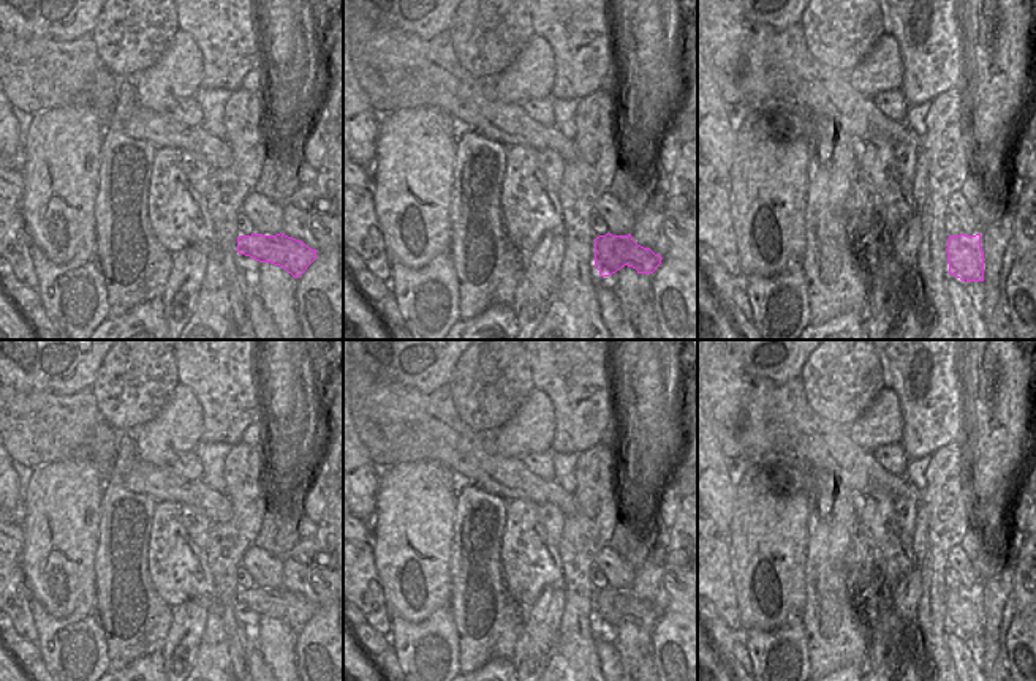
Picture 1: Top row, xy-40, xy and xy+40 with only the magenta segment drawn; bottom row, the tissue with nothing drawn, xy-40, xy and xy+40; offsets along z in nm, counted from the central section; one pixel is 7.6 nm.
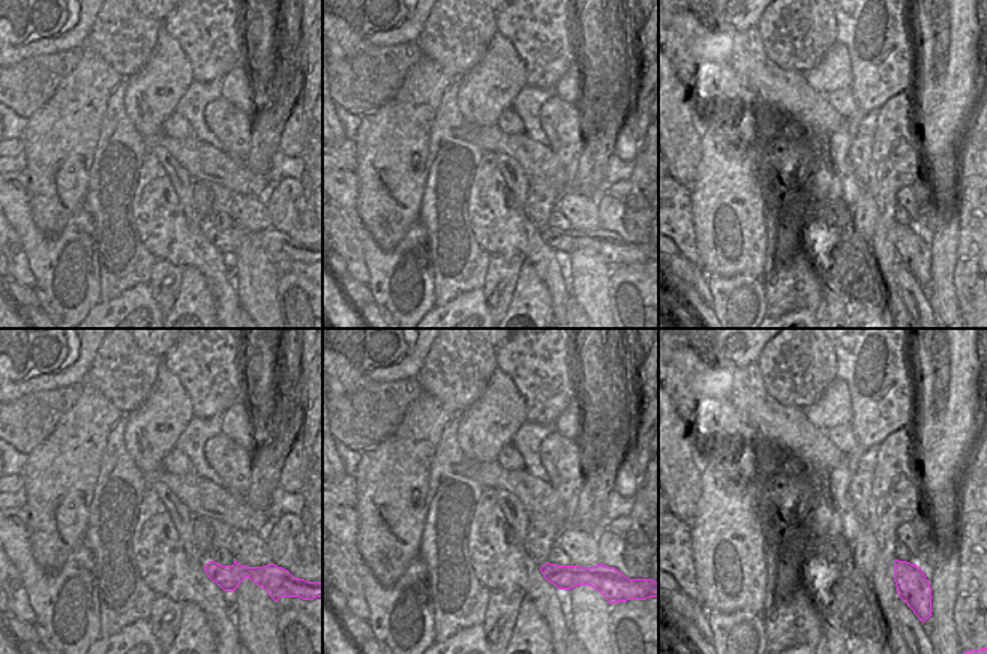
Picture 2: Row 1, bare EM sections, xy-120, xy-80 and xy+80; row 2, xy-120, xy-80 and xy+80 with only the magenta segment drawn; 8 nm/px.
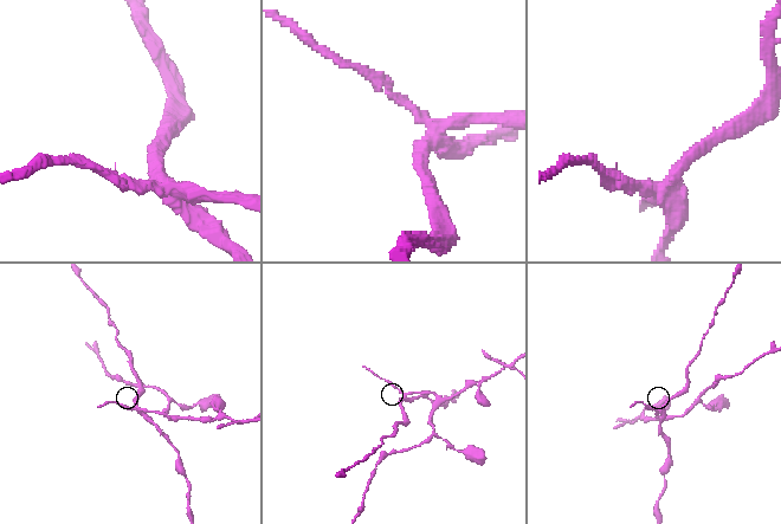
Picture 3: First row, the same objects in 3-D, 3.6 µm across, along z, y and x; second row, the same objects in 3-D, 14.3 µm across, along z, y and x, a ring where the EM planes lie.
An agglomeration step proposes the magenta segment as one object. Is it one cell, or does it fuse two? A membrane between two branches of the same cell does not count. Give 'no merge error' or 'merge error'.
merge error

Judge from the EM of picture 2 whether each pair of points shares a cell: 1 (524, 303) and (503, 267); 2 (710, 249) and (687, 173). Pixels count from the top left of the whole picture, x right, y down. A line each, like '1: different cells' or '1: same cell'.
1: different cells
2: different cells

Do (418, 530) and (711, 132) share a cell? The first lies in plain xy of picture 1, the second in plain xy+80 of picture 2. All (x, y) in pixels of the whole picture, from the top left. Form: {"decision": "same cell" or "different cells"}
{"decision": "same cell"}

